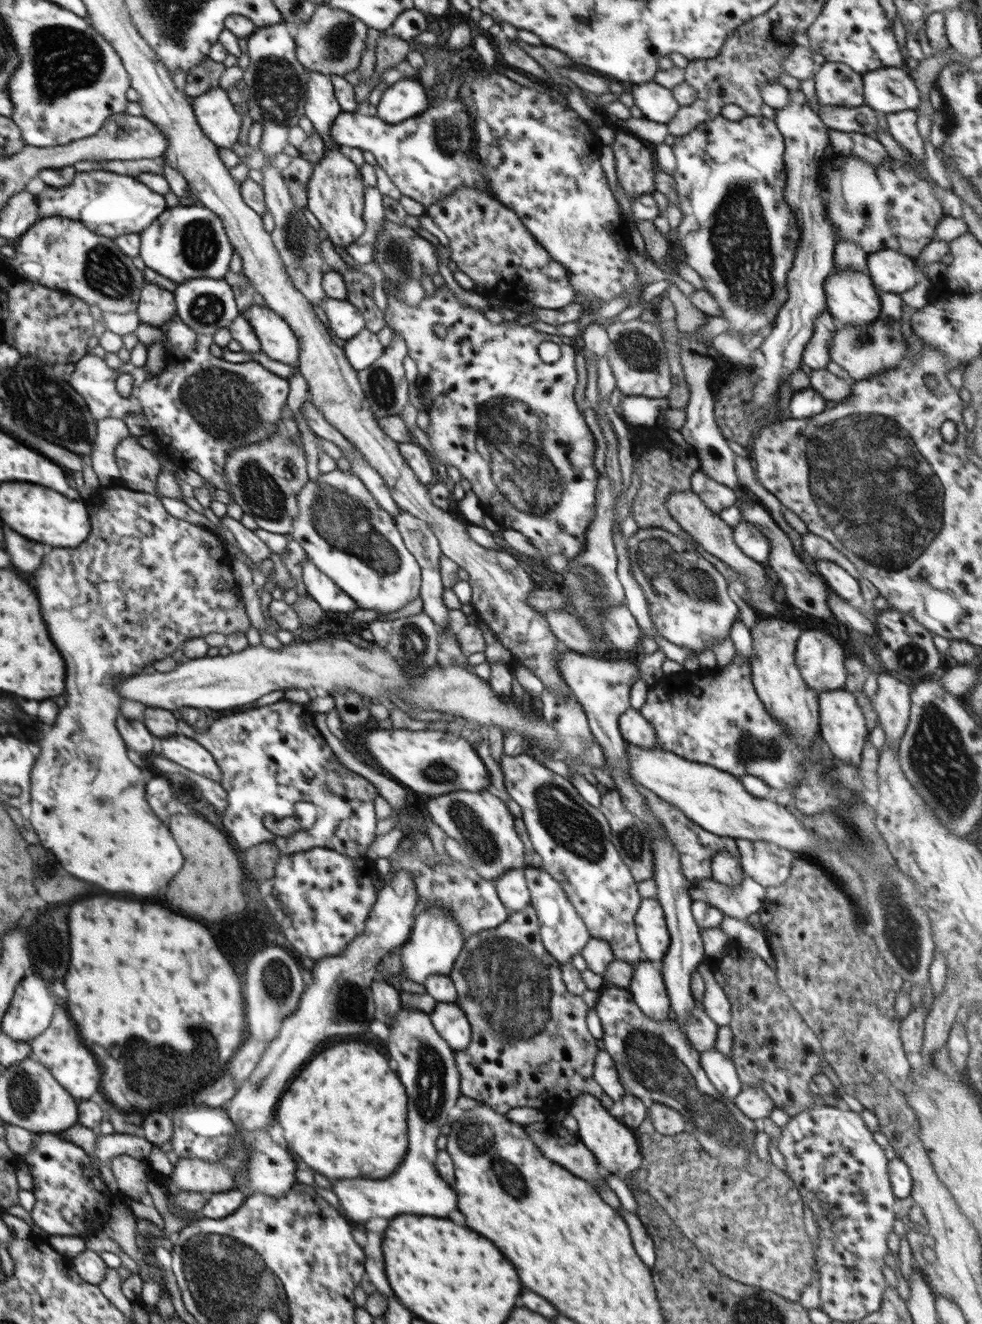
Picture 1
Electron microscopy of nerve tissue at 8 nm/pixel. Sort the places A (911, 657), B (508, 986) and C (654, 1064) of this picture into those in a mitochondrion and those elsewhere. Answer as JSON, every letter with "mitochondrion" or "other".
{"A":"mitochondrion","B":"mitochondrion","C":"mitochondrion"}

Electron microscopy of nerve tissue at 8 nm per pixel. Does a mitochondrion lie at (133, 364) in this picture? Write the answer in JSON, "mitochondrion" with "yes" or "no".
{"mitochondrion":"no"}

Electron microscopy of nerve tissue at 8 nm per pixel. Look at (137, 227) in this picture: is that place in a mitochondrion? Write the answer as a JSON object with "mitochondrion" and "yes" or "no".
{"mitochondrion":"no"}

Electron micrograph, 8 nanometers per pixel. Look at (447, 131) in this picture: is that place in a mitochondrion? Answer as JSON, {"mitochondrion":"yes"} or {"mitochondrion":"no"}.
{"mitochondrion":"yes"}

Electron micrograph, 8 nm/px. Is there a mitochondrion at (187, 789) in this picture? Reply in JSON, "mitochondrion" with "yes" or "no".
{"mitochondrion":"no"}

